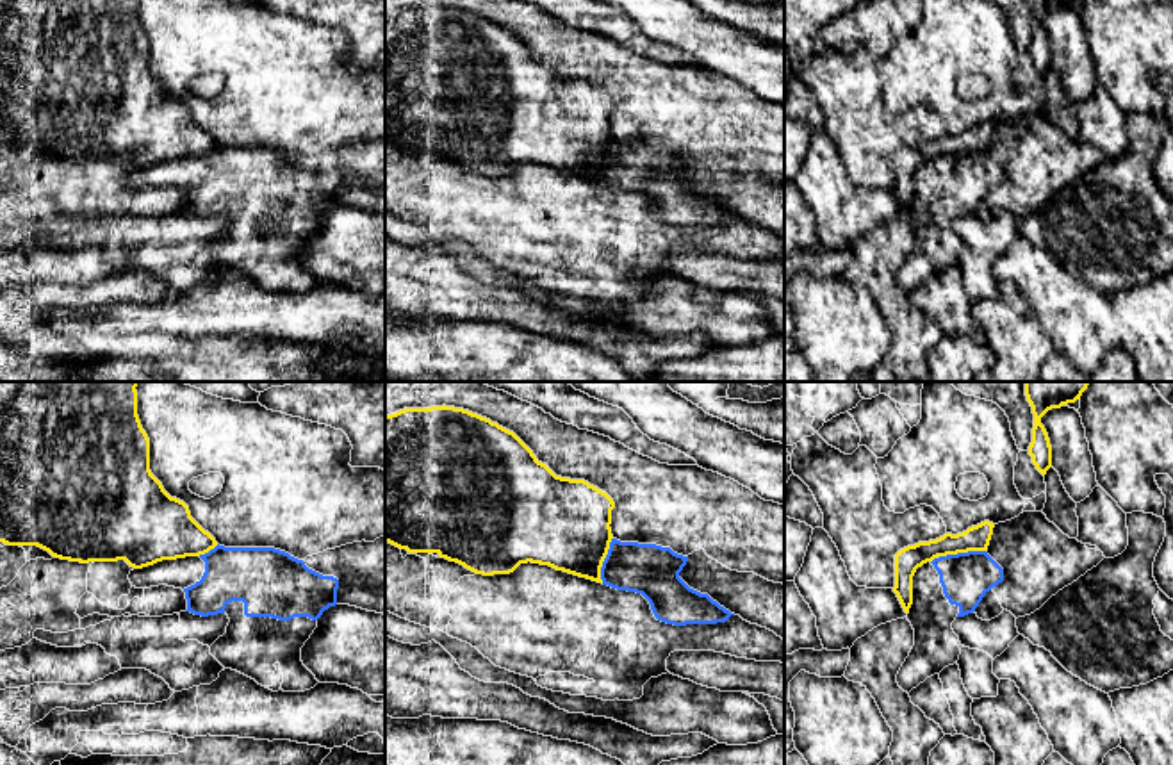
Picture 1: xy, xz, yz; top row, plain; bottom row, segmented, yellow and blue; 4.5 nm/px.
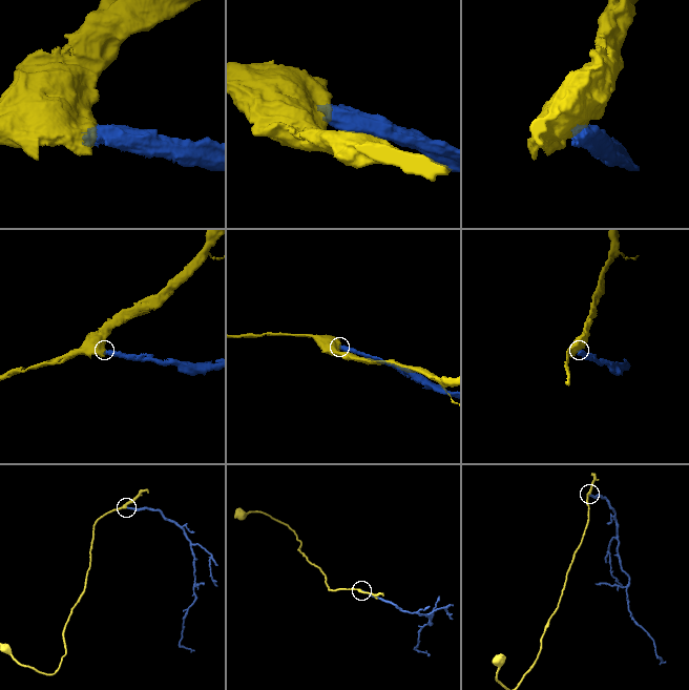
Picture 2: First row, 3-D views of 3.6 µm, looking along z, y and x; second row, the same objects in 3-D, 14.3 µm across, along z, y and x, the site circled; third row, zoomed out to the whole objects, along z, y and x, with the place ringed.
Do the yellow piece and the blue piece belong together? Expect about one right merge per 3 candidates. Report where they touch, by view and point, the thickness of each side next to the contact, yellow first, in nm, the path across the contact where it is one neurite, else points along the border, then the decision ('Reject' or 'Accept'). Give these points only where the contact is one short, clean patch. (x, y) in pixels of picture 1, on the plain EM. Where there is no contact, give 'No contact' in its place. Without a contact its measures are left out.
Touches yellow at yz (963, 152). Thickness 110 nm (yellow) against 220 nm. Boundary: yz (986, 150), (968, 150), (940, 157). Reject

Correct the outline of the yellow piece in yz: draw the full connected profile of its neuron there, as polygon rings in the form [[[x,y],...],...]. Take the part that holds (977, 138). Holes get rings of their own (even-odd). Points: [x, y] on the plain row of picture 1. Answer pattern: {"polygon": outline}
{"polygon": [[[984,121],[977,127],[968,128],[963,134],[943,137],[929,143],[918,143],[907,146],[895,155],[895,187],[902,209],[909,214],[913,205],[913,177],[918,168],[932,162],[938,157],[968,153],[968,152],[988,152],[995,125]]]}

